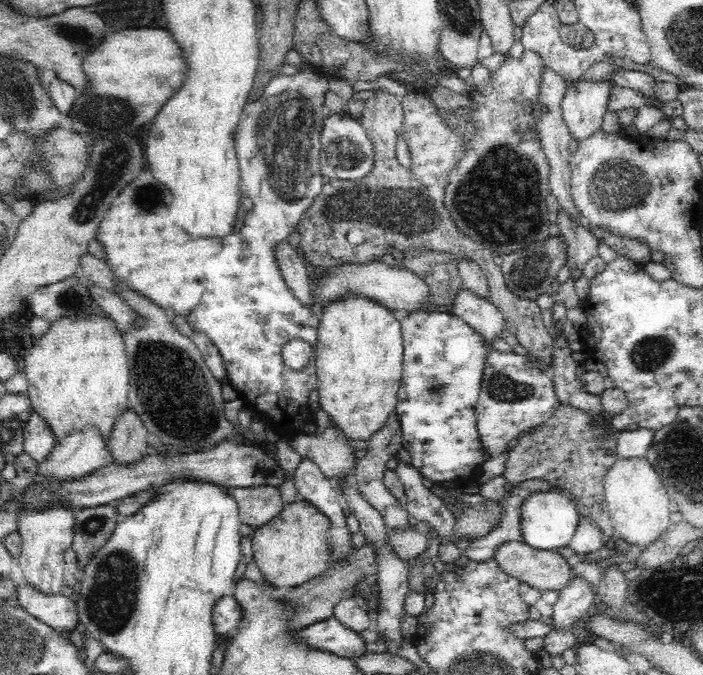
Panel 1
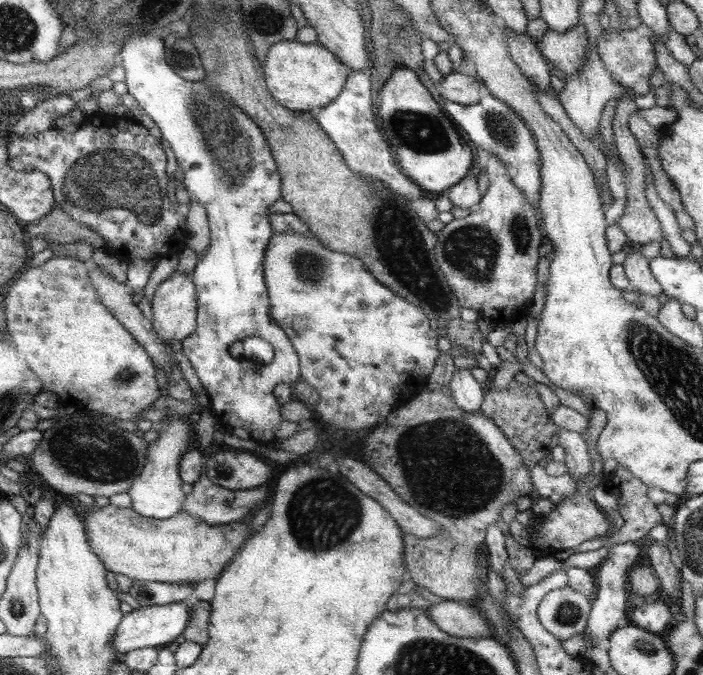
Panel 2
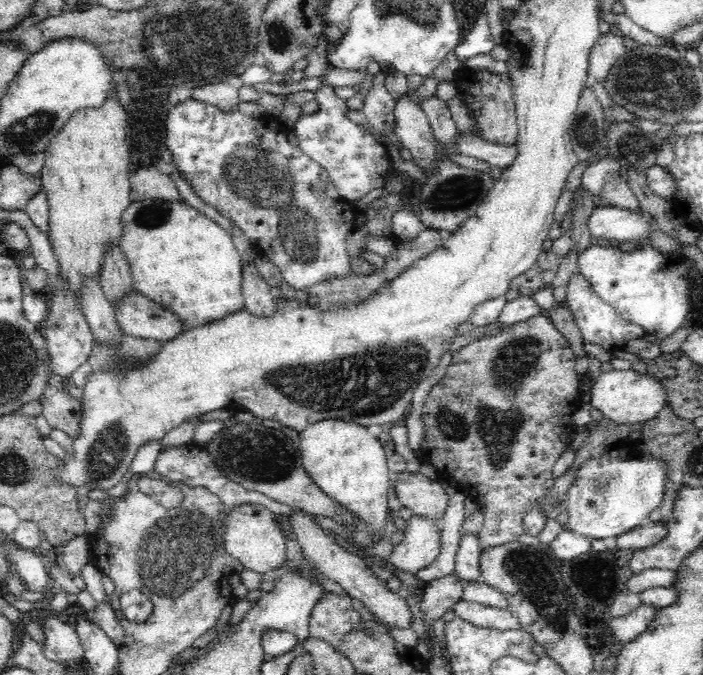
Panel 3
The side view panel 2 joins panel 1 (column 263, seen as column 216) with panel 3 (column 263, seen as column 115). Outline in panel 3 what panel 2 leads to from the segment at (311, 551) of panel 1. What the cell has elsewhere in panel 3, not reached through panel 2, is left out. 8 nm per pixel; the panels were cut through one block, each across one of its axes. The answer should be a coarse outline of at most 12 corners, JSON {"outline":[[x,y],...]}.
{"outline":[[260,504],[226,510],[224,548],[244,570],[286,566],[288,538]]}

